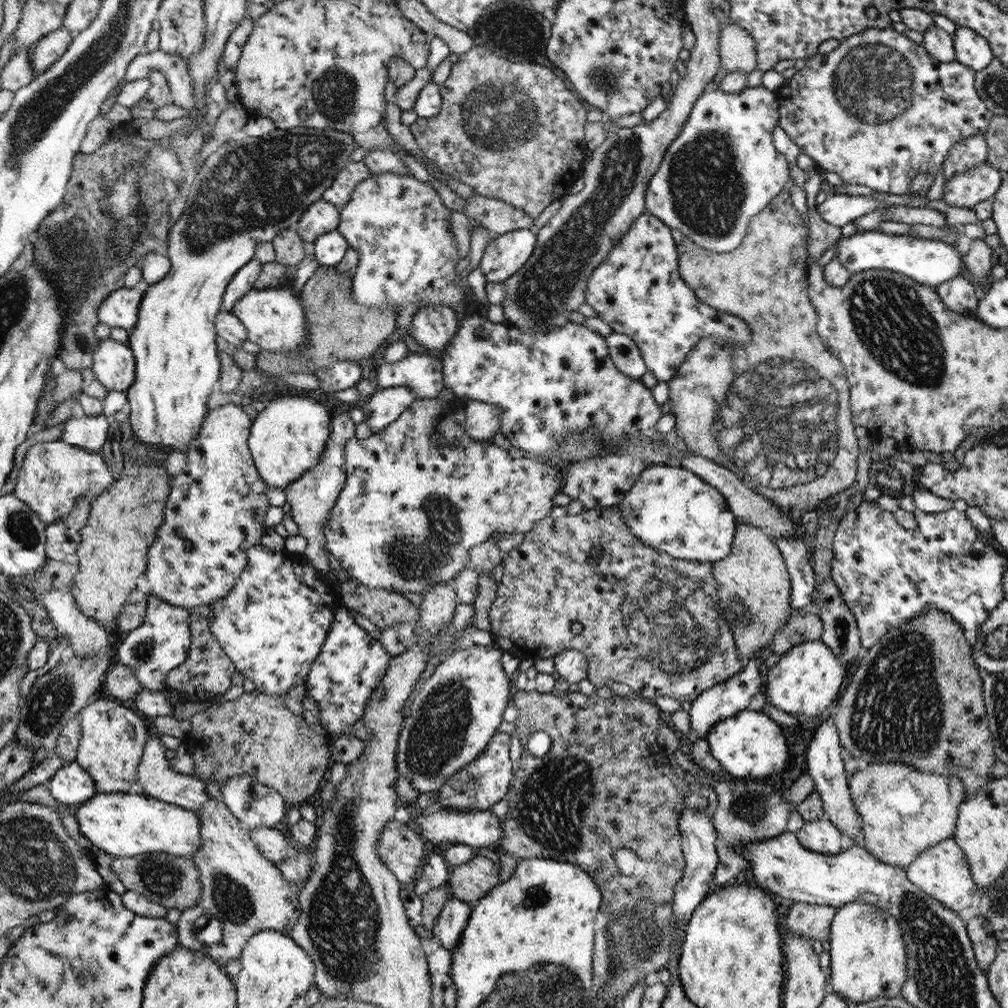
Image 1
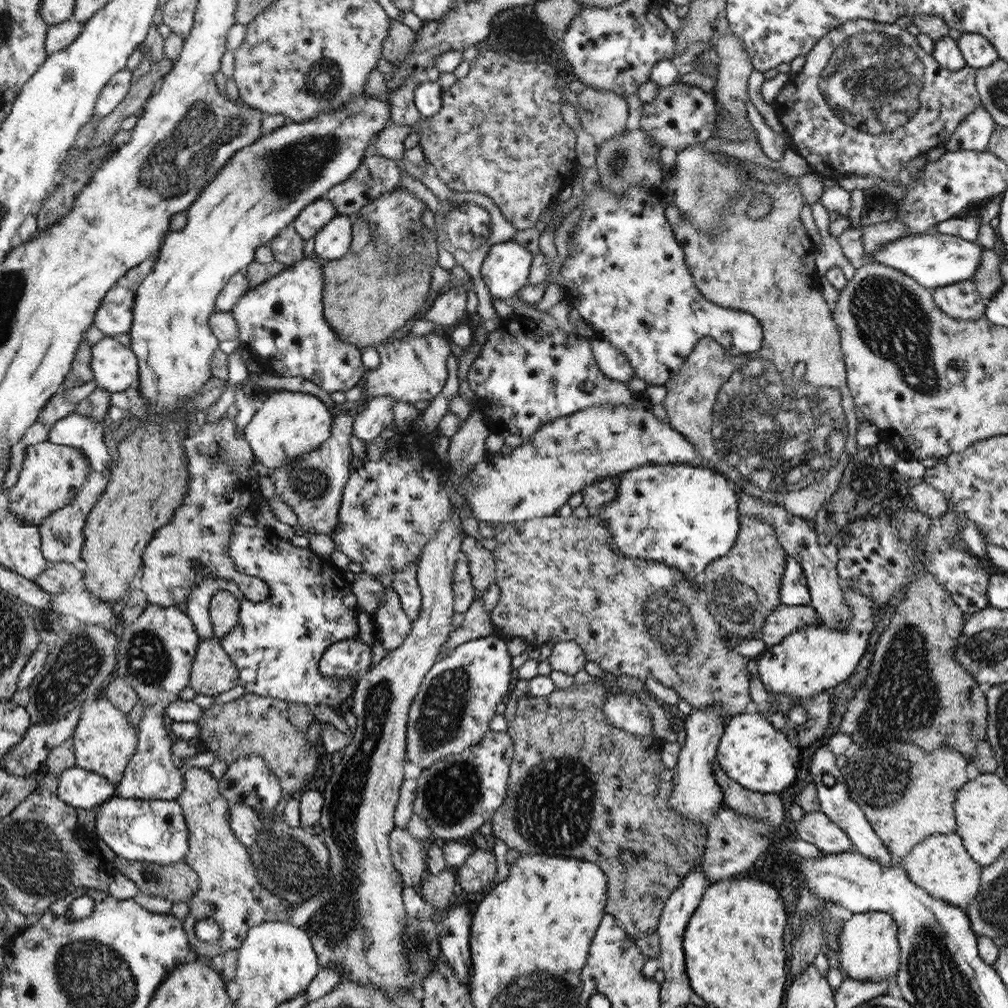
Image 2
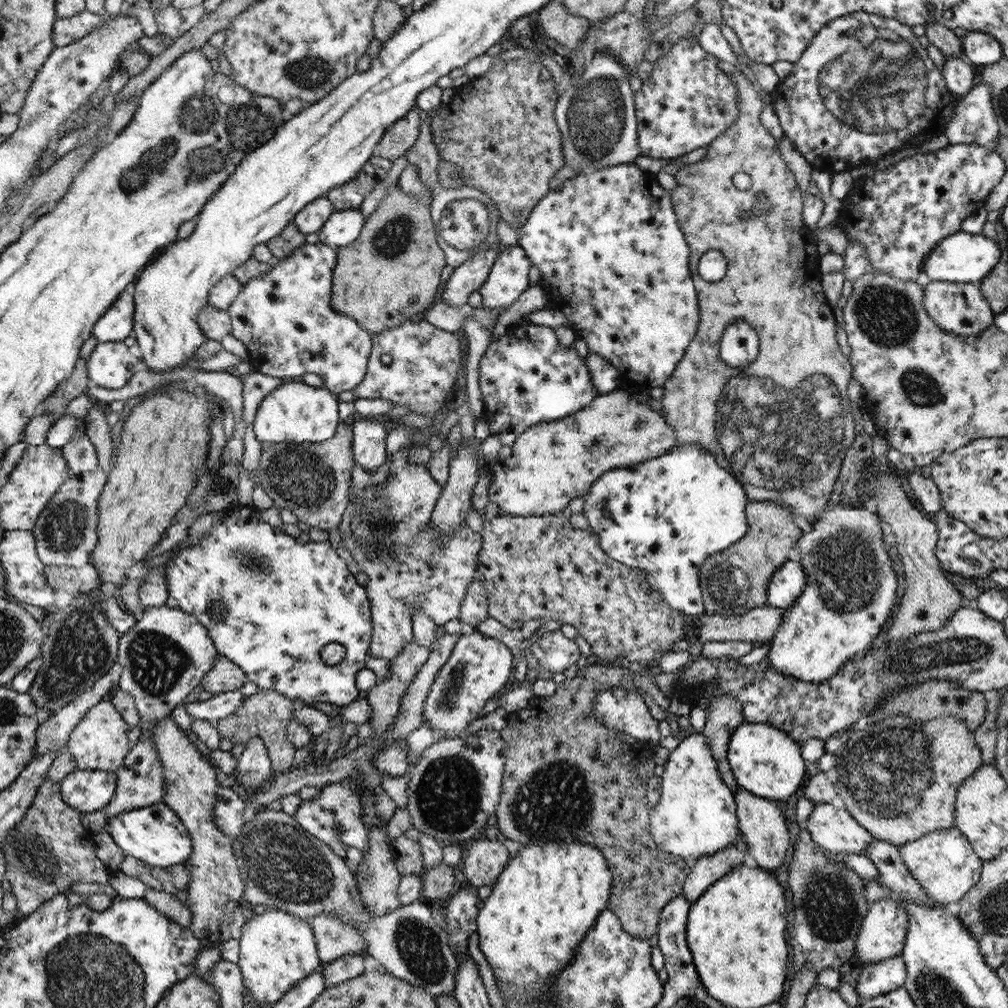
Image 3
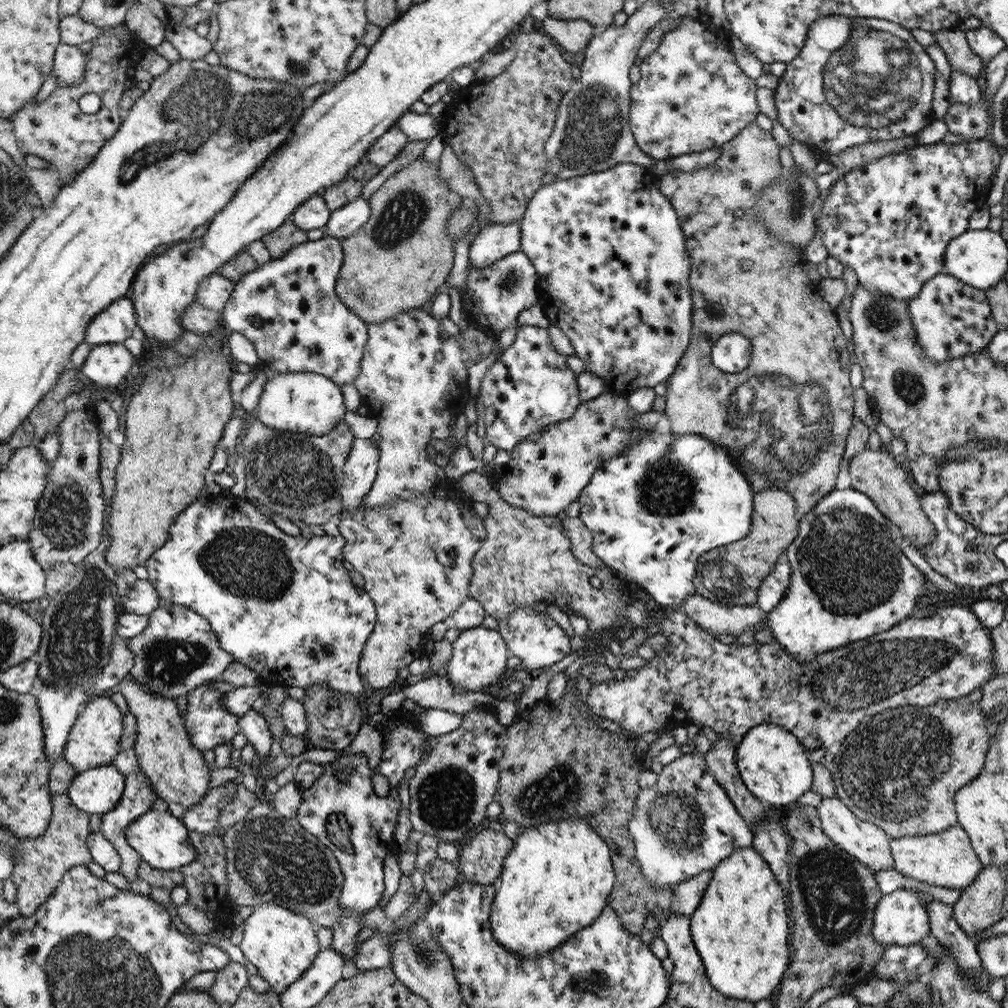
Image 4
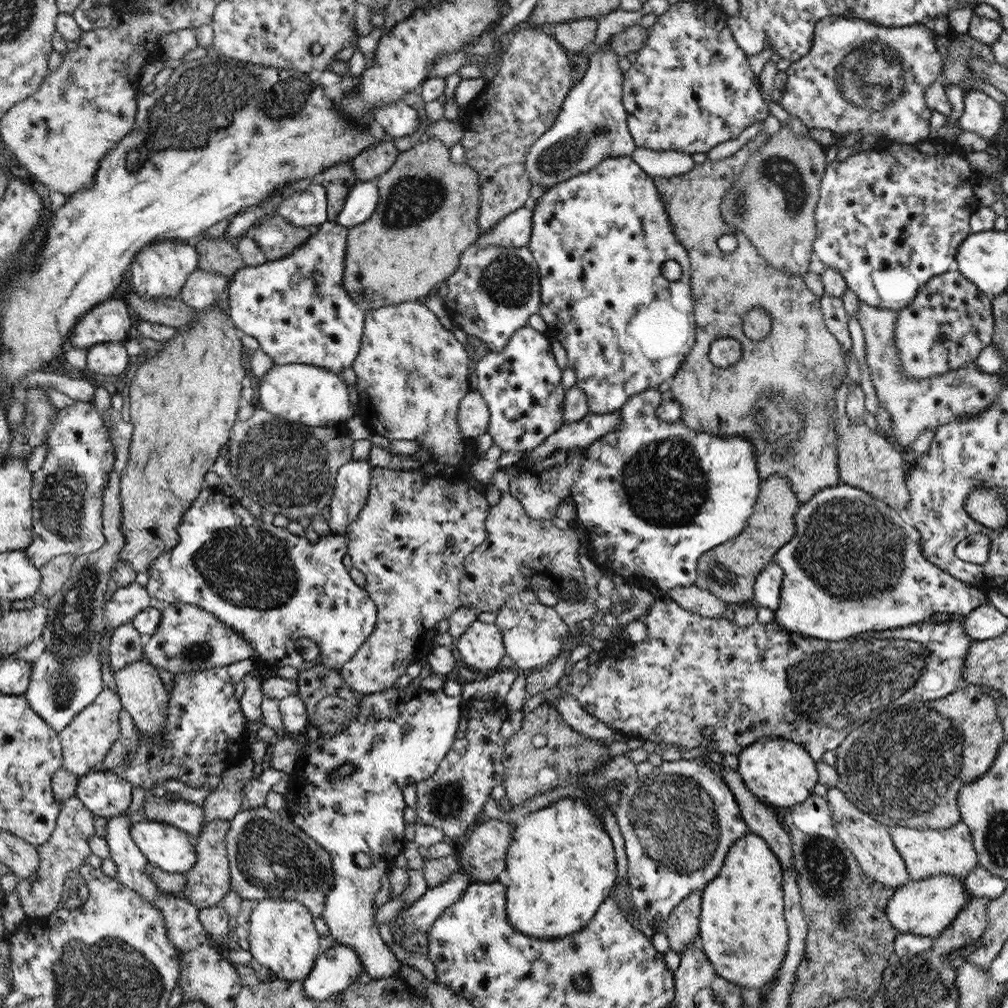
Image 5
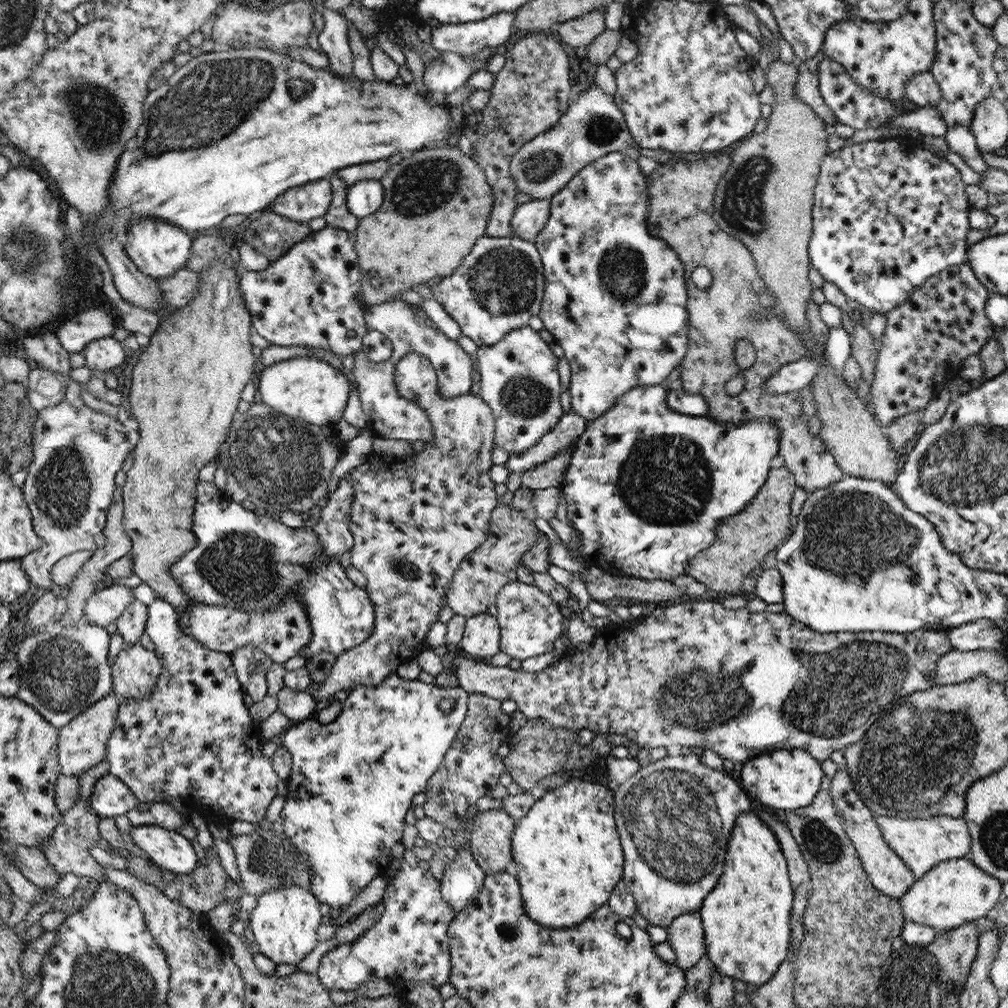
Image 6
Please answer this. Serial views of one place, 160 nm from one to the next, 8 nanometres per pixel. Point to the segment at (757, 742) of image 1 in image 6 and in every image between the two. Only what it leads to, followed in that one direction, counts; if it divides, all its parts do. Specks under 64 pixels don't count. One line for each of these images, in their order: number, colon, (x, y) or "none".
2: (752, 752)
3: (766, 762)
4: (771, 761)
5: (780, 771)
6: (786, 779)

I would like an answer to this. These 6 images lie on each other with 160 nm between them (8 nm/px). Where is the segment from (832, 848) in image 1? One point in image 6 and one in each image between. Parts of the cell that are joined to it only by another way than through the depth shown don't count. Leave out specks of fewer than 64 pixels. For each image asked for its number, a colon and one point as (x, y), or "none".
2: (816, 827)
3: (835, 829)
4: (867, 842)
5: (870, 842)
6: (888, 872)

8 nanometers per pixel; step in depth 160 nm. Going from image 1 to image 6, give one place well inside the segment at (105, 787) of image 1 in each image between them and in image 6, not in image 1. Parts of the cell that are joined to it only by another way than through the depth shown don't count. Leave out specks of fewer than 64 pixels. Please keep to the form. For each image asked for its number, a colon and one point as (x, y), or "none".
2: (106, 739)
3: (102, 741)
4: (96, 740)
5: (89, 740)
6: (84, 743)

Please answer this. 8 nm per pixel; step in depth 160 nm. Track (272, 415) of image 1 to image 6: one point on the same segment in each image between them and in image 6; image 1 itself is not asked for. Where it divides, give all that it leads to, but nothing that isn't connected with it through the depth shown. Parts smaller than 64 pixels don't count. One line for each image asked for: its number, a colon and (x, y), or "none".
2: (288, 425)
3: (293, 412)
4: (307, 402)
5: (301, 393)
6: (307, 388)

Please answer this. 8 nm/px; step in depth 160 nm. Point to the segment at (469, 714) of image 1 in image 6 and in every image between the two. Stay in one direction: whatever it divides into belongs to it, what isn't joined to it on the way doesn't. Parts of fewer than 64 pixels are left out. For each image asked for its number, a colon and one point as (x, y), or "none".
2: (458, 698)
3: (479, 667)
4: (479, 655)
5: (480, 647)
6: (481, 638)

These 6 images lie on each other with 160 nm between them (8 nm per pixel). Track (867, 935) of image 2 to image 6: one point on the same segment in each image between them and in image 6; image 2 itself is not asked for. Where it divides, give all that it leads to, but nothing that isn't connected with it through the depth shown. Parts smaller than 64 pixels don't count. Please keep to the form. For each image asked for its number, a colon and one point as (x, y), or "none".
3: (884, 934)
4: (902, 918)
5: (927, 907)
6: (954, 893)

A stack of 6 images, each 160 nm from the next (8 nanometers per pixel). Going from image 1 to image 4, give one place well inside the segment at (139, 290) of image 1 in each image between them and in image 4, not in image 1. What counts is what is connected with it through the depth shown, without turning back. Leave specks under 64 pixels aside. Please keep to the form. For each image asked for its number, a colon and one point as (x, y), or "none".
2: (115, 316)
3: (115, 326)
4: (113, 326)

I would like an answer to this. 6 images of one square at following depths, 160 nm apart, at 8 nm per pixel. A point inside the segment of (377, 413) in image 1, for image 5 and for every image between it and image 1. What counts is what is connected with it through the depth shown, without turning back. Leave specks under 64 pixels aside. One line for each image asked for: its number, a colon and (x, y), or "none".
2: (377, 415)
3: (370, 447)
4: (361, 470)
5: (353, 484)

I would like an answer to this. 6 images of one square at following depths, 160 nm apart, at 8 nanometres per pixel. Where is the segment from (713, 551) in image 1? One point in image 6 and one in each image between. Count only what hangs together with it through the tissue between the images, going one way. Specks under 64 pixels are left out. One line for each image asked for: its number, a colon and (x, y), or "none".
2: (685, 516)
3: (666, 516)
4: (657, 510)
5: (698, 491)
6: (635, 488)

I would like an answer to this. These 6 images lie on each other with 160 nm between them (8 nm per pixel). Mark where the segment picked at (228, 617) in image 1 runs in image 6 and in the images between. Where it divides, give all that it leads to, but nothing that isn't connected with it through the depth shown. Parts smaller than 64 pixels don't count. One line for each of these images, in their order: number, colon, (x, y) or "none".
2: (277, 643)
3: (285, 599)
4: (276, 601)
5: (276, 588)
6: (245, 560)

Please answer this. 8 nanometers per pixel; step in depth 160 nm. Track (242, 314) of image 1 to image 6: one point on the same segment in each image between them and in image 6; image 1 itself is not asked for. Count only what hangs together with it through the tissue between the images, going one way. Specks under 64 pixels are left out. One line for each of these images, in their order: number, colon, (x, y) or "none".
2: (282, 323)
3: (285, 317)
4: (289, 310)
5: (297, 307)
6: (311, 296)

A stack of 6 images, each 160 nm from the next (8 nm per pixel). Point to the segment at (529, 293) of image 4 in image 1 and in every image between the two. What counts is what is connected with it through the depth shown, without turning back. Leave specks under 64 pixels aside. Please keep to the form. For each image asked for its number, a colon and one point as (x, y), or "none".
1: (507, 254)
2: (506, 267)
3: (512, 273)

